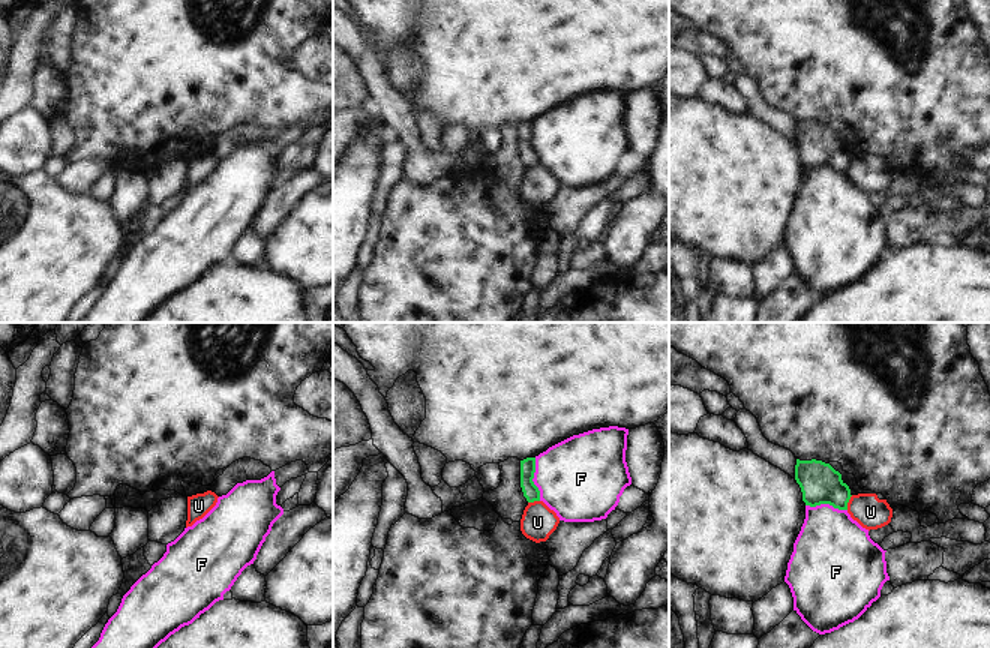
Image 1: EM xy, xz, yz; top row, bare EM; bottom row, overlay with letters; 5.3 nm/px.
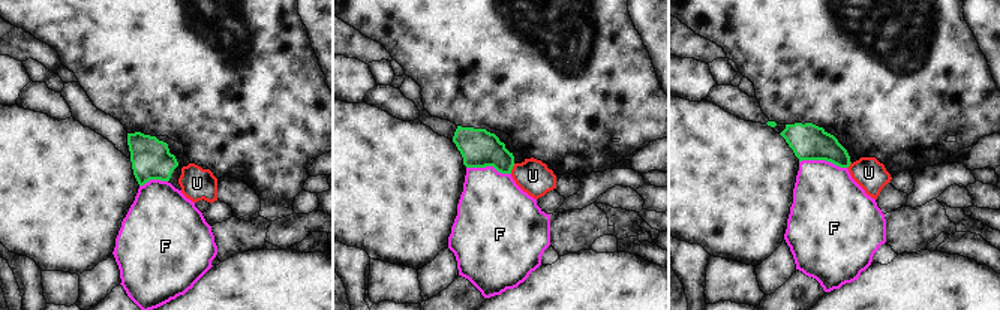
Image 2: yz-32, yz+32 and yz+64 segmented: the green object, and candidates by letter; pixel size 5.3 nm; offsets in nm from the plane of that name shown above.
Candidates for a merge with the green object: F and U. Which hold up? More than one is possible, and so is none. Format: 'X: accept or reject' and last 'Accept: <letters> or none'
F: reject
U: reject
Accept: none

